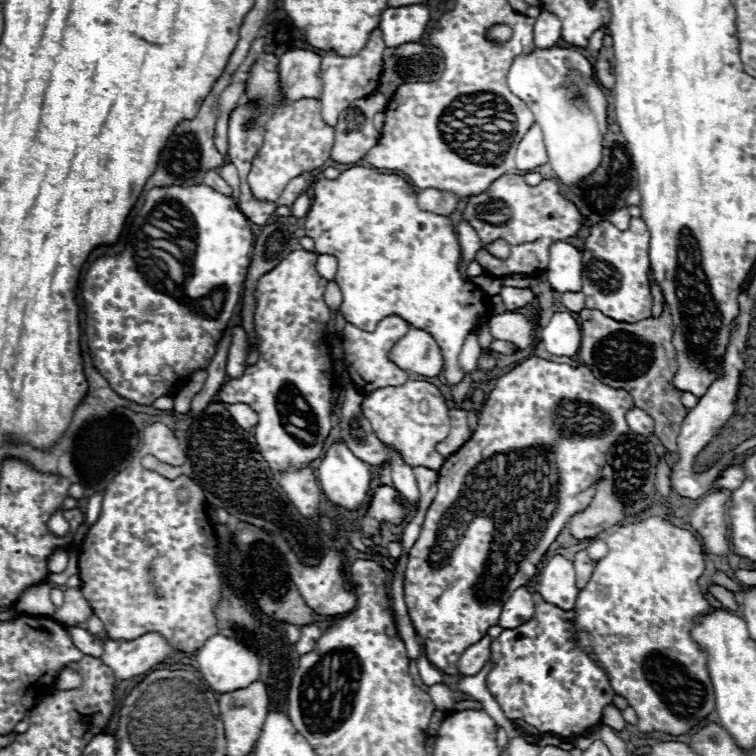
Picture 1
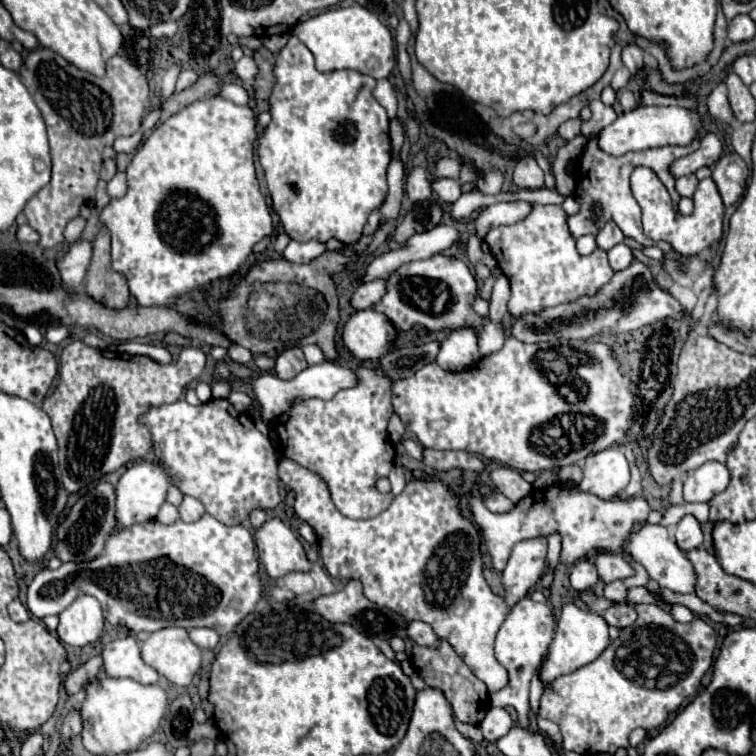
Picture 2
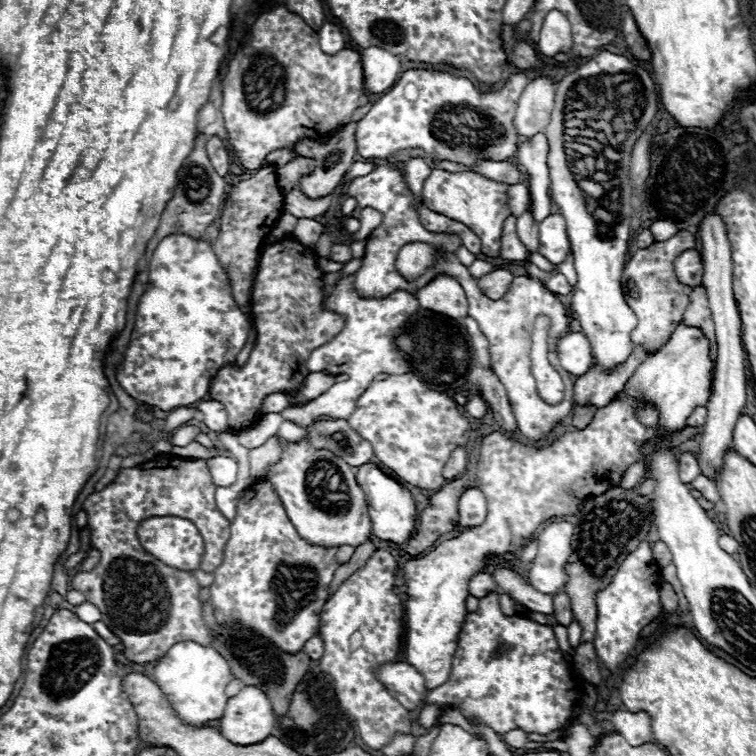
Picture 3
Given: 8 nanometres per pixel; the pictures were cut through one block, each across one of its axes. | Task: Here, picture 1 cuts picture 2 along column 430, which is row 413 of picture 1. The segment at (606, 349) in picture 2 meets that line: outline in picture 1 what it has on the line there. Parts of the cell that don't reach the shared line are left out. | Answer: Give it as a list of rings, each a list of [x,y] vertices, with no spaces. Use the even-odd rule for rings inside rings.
[[[410,380],[402,386],[378,388],[364,396],[362,414],[370,420],[370,426],[374,428],[376,436],[384,444],[394,446],[408,464],[426,466],[434,470],[442,468],[446,458],[434,454],[436,454],[436,444],[448,436],[450,416],[448,416],[446,398],[438,386],[424,380]]]

